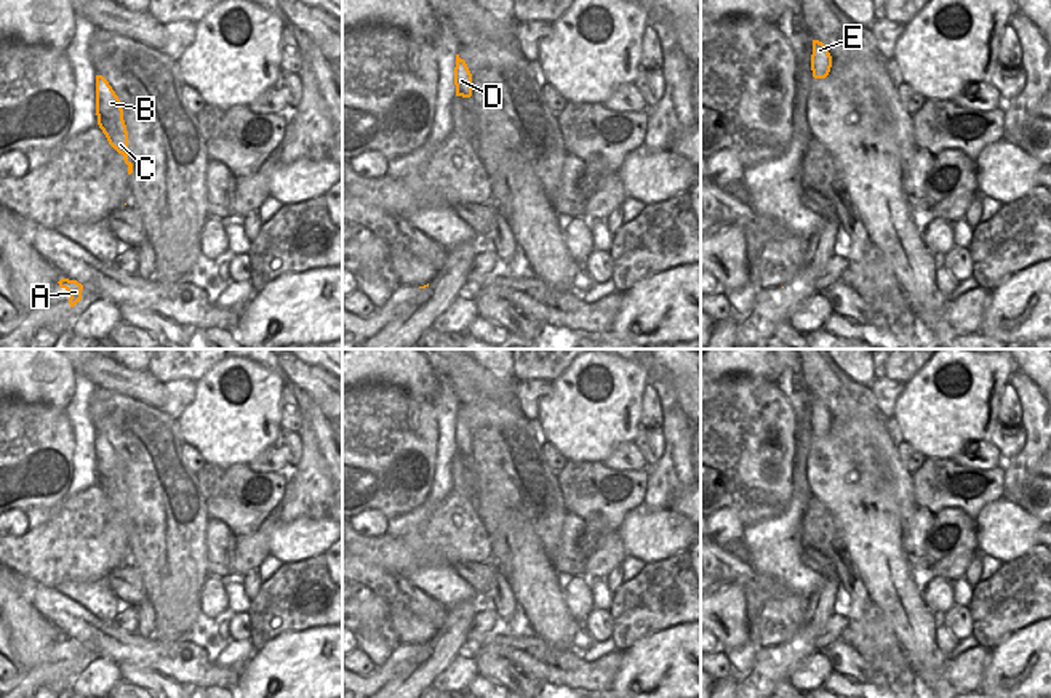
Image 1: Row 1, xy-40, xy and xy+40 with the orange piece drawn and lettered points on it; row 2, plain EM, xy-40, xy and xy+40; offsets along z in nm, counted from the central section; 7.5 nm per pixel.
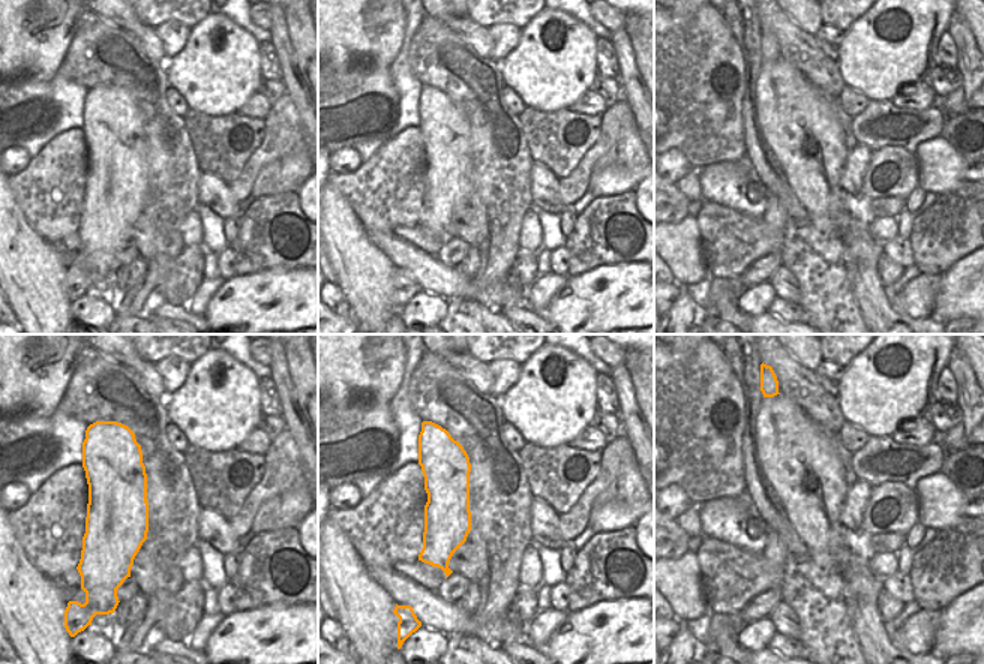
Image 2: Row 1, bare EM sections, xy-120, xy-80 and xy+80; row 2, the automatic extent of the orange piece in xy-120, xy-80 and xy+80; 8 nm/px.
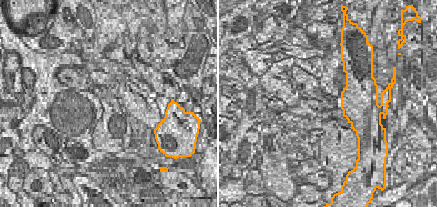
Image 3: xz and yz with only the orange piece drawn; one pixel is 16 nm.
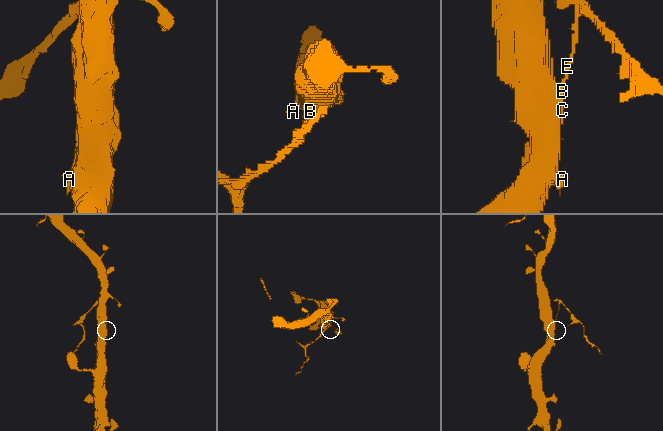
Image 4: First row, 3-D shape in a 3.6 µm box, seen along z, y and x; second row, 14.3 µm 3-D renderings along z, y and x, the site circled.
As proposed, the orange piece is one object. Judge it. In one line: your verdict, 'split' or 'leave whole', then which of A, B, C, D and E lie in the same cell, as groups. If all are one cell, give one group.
split; groups A B C D / E

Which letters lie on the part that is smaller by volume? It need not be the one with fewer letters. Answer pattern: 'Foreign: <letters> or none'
Foreign: E

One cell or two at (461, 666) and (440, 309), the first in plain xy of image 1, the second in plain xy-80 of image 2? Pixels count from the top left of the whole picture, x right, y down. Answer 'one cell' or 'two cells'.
one cell

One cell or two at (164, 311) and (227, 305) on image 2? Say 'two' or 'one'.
two

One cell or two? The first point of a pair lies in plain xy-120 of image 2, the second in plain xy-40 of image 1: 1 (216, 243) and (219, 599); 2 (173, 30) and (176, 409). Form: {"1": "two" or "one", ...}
{"1": "two", "2": "one"}

